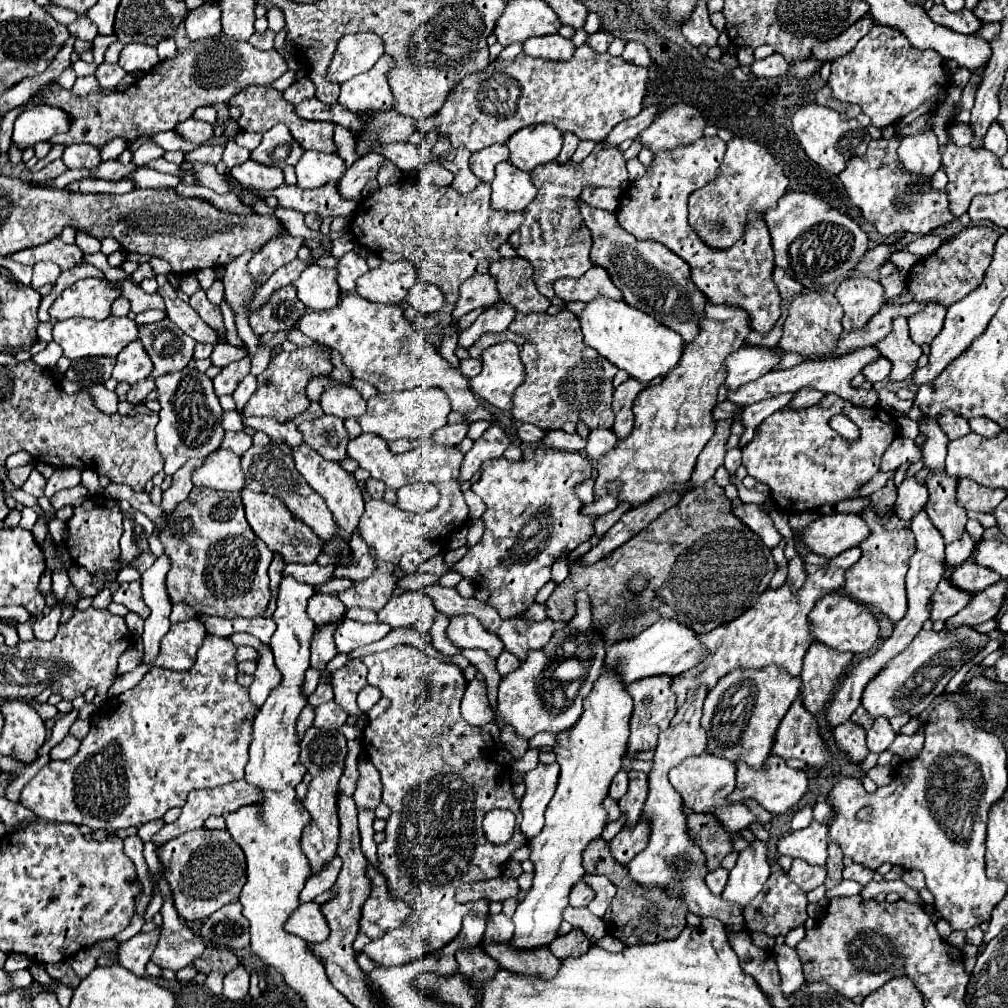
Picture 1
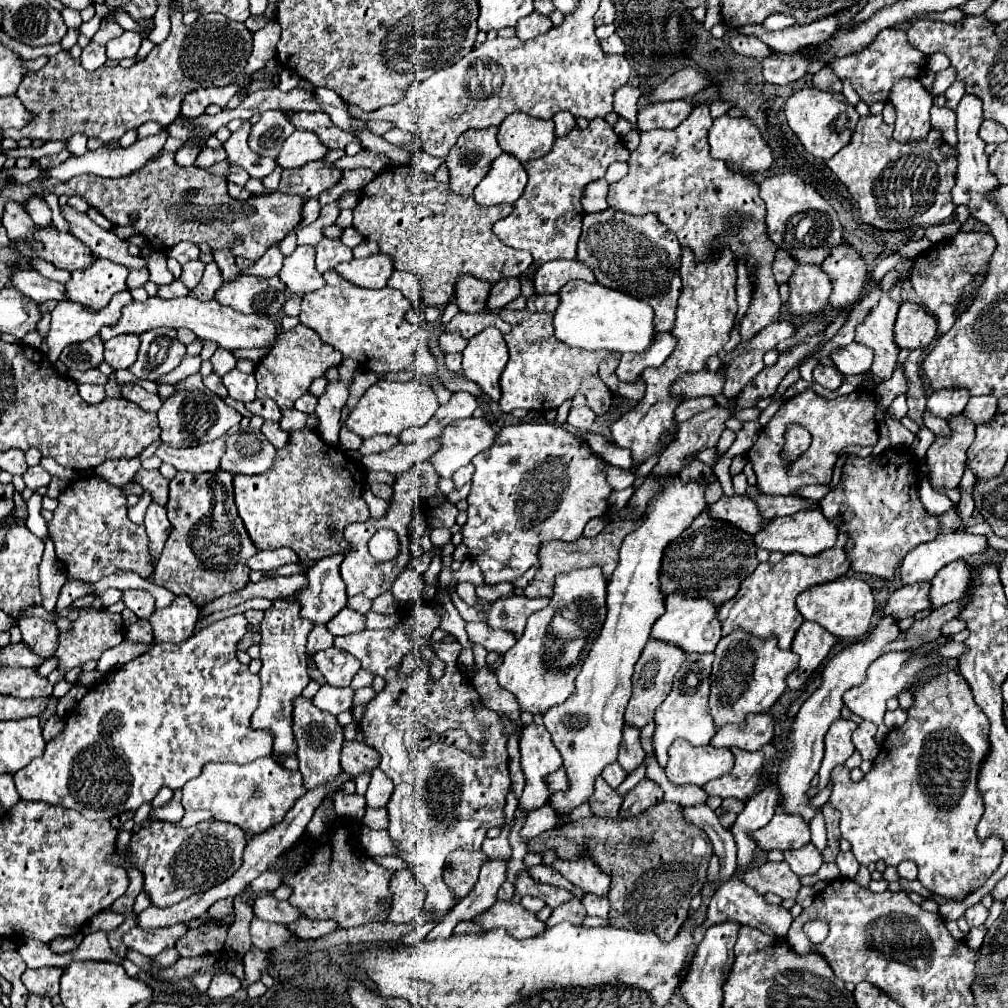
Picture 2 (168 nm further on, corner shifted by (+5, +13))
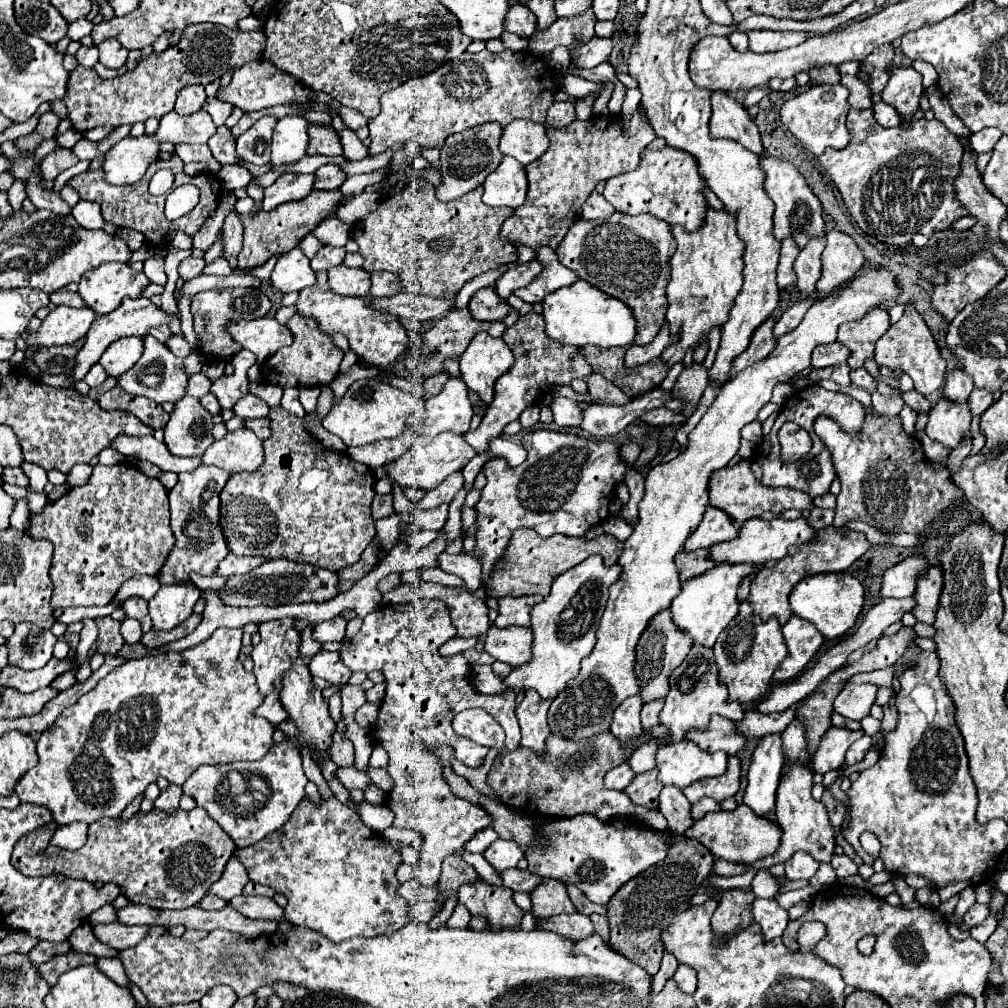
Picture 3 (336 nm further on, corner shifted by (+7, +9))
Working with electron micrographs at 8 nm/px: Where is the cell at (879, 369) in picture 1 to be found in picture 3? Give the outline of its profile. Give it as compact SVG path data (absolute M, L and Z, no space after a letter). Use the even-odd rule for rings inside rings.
M827 343L827 345L821 345L813 351L813 367L831 367L831 365L841 365L841 363L847 363L849 359L849 349L843 345L843 343Z

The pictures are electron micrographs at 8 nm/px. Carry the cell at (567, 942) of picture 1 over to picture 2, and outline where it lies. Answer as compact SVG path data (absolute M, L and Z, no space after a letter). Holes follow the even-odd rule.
M573 897L571 901L567 901L567 903L563 903L563 905L559 905L559 907L555 907L553 911L551 911L551 915L549 915L549 919L547 919L547 927L555 927L557 923L561 923L561 921L569 921L569 923L573 923L573 925L581 925L581 921L585 919L585 907L583 907L583 903L577 899L577 897Z

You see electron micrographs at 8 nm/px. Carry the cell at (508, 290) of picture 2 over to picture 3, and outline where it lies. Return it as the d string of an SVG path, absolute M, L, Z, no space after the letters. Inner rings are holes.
M531 261L531 263L525 263L525 265L515 265L515 267L509 267L495 283L495 291L501 299L509 299L509 295L519 289L519 287L525 287L533 281L533 277L541 271L541 265L539 261Z

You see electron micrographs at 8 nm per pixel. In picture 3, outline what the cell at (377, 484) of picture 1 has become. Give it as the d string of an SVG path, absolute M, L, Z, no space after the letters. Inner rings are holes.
M375 495L373 499L373 505L371 505L371 513L373 513L373 519L381 519L381 517L387 517L394 513L393 507L393 495Z

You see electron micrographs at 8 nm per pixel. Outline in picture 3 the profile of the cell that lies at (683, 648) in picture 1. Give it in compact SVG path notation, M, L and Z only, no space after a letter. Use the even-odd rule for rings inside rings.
M747 563L733 565L733 567L719 565L719 567L713 567L695 579L689 579L687 583L683 583L681 593L673 599L673 603L669 607L677 629L689 633L695 645L713 647L719 633L727 627L727 623L739 611L739 601L737 601L739 583L743 581L745 575L749 575L753 569L759 569L759 567L761 565L747 565Z

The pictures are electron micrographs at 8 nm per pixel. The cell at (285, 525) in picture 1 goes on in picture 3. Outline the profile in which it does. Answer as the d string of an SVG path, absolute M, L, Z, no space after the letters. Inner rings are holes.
M271 409L271 437L267 441L263 441L263 447L265 447L265 463L261 467L261 471L255 471L255 473L237 473L237 475L231 475L231 479L227 481L225 489L221 491L221 527L225 531L225 537L227 537L227 543L229 543L229 549L231 553L235 555L261 555L261 557L267 557L267 559L279 559L279 557L285 557L285 559L291 559L291 561L303 561L303 563L311 563L311 565L317 565L317 567L325 567L325 569L331 569L331 571L339 571L341 567L349 567L353 563L359 561L363 549L371 543L371 539L375 537L375 529L373 529L373 517L371 517L371 499L373 499L373 471L357 461L353 461L349 457L343 455L343 453L333 453L331 449L327 449L321 441L317 441L305 427L303 427L303 419L287 413L285 409Z

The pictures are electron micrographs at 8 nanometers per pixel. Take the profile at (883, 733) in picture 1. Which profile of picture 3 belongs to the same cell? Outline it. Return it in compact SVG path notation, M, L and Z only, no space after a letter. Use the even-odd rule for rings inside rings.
M863 735L861 739L857 739L857 741L847 749L847 759L845 759L845 763L847 763L847 765L859 763L859 761L865 757L865 753L869 751L871 743L873 743L871 735Z

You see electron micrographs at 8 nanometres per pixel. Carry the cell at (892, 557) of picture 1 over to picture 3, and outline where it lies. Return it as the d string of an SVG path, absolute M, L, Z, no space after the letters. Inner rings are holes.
M867 411L861 435L843 433L829 417L819 417L815 421L815 433L831 451L841 481L833 519L835 529L845 529L847 521L865 521L889 535L927 533L931 523L961 495L961 489L949 481L945 467L931 467L921 451L919 439L901 429L899 417L887 419Z

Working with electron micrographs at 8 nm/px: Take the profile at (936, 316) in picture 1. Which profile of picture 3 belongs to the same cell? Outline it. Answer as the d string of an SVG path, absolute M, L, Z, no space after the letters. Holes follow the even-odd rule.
M911 305L905 307L903 317L897 323L893 323L887 329L887 333L877 341L875 361L877 361L877 365L885 365L889 369L901 369L903 373L907 373L913 379L915 389L923 395L931 395L933 391L937 391L943 385L945 359L941 357L929 327L925 325L921 315Z

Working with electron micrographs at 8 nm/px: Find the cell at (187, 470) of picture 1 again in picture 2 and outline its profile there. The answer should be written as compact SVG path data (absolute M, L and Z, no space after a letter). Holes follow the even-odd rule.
M149 503L147 515L145 515L145 527L147 527L147 535L151 539L151 557L153 557L153 563L157 563L157 559L163 551L163 543L169 537L167 535L167 529L169 529L167 509L155 507L155 503Z

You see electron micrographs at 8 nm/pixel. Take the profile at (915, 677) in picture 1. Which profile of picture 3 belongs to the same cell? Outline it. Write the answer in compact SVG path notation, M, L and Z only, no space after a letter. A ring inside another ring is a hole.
M865 683L865 685L845 685L843 691L835 699L835 711L847 719L861 721L869 715L872 705L877 697L877 685Z

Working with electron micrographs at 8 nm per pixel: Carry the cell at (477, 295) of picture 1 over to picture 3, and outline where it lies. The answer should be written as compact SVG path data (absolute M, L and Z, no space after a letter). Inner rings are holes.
M493 287L479 289L469 301L469 313L479 321L501 321L509 311L511 307L495 293Z

